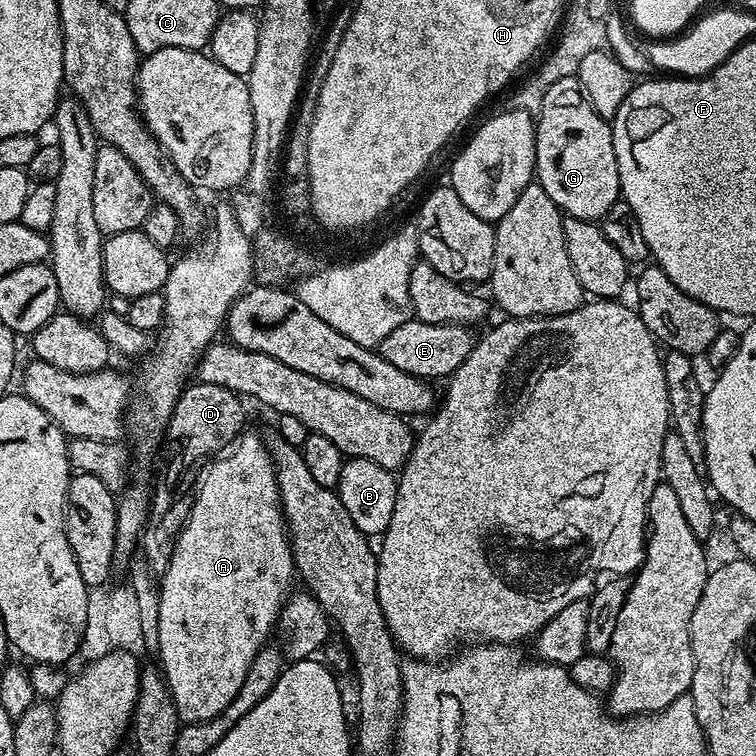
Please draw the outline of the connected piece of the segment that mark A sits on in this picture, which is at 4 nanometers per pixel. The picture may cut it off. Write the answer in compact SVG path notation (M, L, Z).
M241 435L235 447L227 454L221 455L215 463L203 473L202 479L199 481L188 521L184 523L184 529L180 531L180 536L172 551L170 566L162 573L161 580L164 581L160 584L160 605L156 608L156 644L160 647L158 664L164 673L164 681L168 683L168 688L172 691L174 706L184 724L206 722L210 718L222 714L222 710L226 710L226 706L230 706L230 702L234 702L234 694L238 694L238 690L242 690L242 682L246 679L246 670L250 670L250 662L259 654L260 649L269 643L268 634L280 619L280 609L283 608L285 600L290 595L290 589L293 587L293 585L291 586L292 576L294 580L297 575L296 563L292 557L292 541L288 539L284 512L280 508L276 469L272 466L272 459L268 457L268 451L264 449L263 439L259 435Z

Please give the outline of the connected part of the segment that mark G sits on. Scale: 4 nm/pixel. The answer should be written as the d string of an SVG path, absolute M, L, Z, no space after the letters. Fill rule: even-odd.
M575 76L554 82L542 98L536 126L535 179L554 198L564 216L599 222L621 199L612 125L590 106Z

